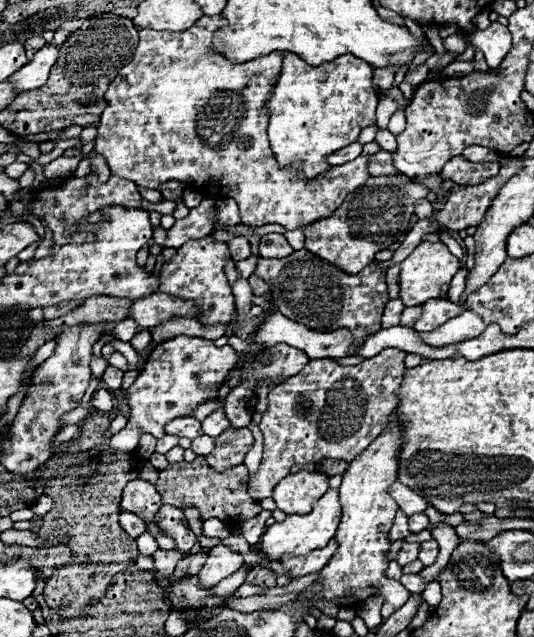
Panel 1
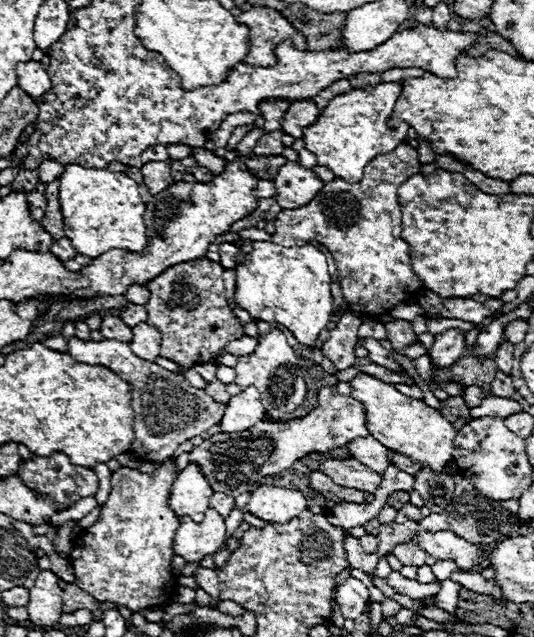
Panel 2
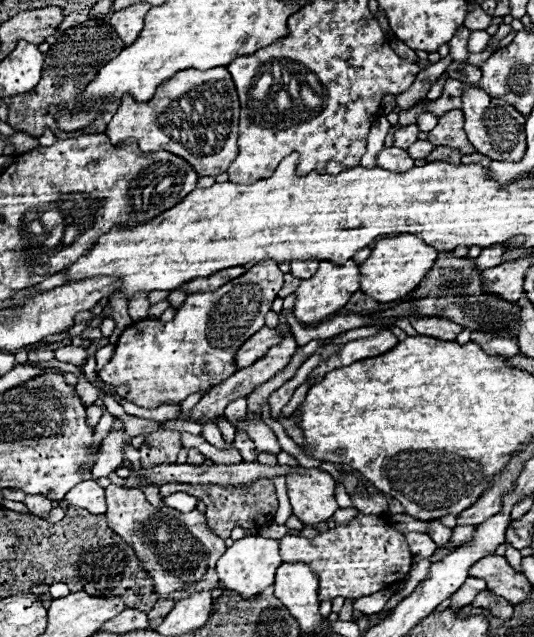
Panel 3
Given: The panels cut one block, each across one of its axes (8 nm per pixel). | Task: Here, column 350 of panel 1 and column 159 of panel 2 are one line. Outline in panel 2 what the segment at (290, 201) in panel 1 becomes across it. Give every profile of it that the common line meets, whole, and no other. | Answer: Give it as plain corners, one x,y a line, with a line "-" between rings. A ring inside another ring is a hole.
146,162
142,166
142,176
144,176
144,184
148,186
148,190
154,192
162,192
162,188
166,188
166,184
172,184
174,178
170,176
170,166
168,162

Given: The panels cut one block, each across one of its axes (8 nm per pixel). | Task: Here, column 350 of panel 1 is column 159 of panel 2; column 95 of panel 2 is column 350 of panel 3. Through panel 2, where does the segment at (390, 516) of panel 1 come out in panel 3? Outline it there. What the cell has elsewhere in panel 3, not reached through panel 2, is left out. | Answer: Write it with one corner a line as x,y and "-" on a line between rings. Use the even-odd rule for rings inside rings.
356,516
350,524
336,524
334,530
322,532
316,538
302,538
286,534
280,540
280,554
284,562
304,562
320,578
318,598
360,598
384,590
392,582
404,580
414,564
404,534
390,528
384,516

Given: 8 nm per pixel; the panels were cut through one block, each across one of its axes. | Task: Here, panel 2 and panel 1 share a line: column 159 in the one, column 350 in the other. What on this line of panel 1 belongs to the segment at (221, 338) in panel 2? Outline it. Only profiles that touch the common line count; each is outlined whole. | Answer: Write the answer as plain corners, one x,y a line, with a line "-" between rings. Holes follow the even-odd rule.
302,248
282,260
260,258
254,274
270,286
274,294
274,306
278,308
278,312
288,316
290,320
306,324
308,328
314,330
348,328
352,330
356,344
360,344
364,336
378,332
380,328
380,318
388,302
384,282
386,272
374,268
374,264
366,266
356,276
350,276
338,270
336,266
330,266
328,262
320,260
306,248

